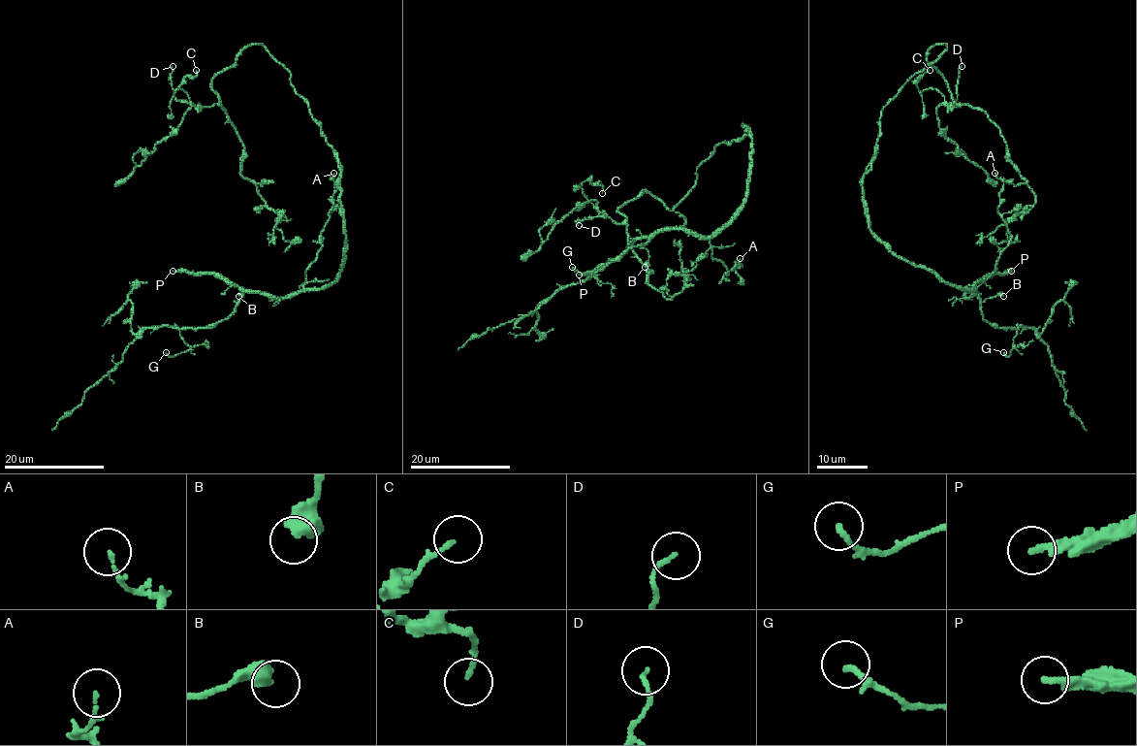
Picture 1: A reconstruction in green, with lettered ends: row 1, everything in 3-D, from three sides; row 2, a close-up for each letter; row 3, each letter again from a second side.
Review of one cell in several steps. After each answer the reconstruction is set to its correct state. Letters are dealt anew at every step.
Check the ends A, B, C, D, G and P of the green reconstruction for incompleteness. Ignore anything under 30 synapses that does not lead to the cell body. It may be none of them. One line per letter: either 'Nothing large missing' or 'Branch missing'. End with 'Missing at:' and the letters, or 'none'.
A: Nothing large missing
B: Nothing large missing
C: Nothing large missing
D: Nothing large missing
G: Nothing large missing
P: Branch missing
Missing at: P

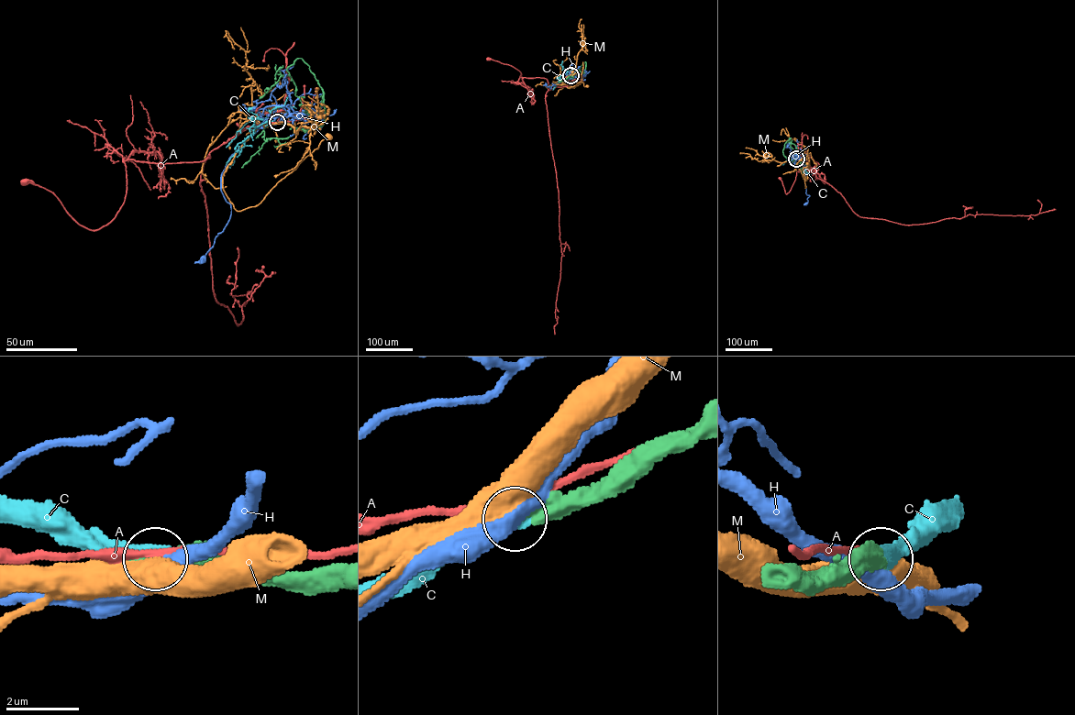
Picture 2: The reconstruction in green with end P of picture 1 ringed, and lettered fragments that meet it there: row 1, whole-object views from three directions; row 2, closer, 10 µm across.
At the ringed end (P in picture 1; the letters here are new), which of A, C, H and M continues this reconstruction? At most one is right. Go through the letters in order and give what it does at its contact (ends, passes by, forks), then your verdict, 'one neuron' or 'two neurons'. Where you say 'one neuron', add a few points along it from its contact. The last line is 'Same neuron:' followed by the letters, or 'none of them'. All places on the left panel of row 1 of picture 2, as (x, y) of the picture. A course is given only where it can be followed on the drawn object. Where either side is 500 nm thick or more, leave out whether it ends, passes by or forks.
A: it passes by; two neurons
C: it ends there; one neuron; it runs (277, 122), (255, 118), (254, 133), (236, 152), (234, 162), (223, 170)
H: two neurons
M: two neurons
Same neuron: C

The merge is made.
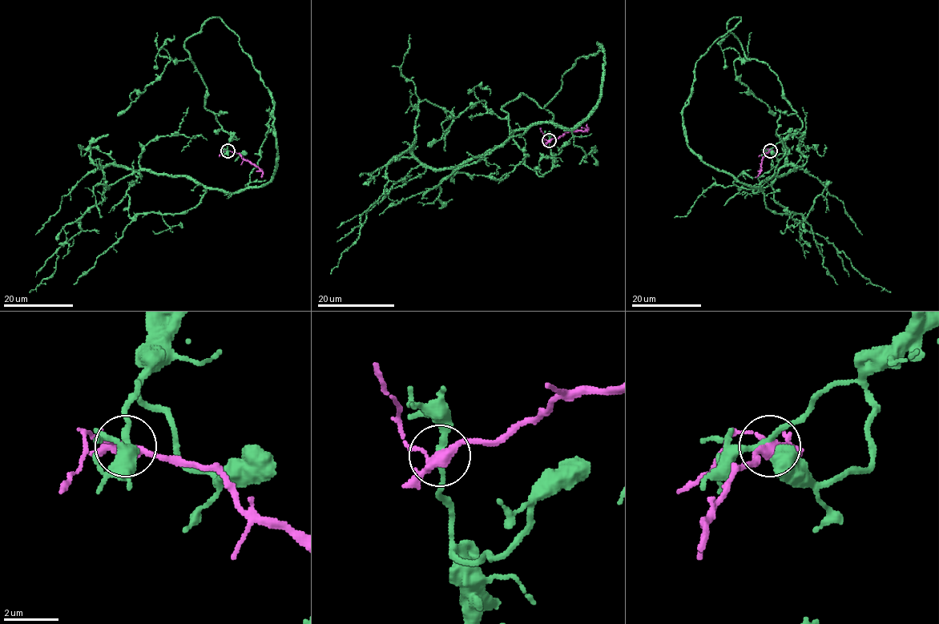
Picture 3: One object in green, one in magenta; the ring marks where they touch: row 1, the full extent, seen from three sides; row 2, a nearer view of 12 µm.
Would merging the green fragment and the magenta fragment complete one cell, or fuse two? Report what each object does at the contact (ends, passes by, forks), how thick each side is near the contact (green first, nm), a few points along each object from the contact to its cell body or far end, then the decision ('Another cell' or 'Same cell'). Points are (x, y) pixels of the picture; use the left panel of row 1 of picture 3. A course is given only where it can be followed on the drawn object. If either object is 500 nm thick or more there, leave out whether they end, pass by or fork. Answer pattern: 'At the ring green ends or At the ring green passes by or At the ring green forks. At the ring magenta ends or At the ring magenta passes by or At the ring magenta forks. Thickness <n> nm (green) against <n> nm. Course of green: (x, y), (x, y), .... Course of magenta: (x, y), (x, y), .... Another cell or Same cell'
At the ring green passes by. At the ring magenta forks. Thickness 190 nm (green) against 320 nm. Course of green: (227, 150), (185, 48), (218, 17), (273, 102), (272, 178), (230, 193), (107, 164), (104, 199), (30, 292). Course of magenta: (227, 150), (235, 151), (247, 159), (260, 171), (261, 178). Another cell

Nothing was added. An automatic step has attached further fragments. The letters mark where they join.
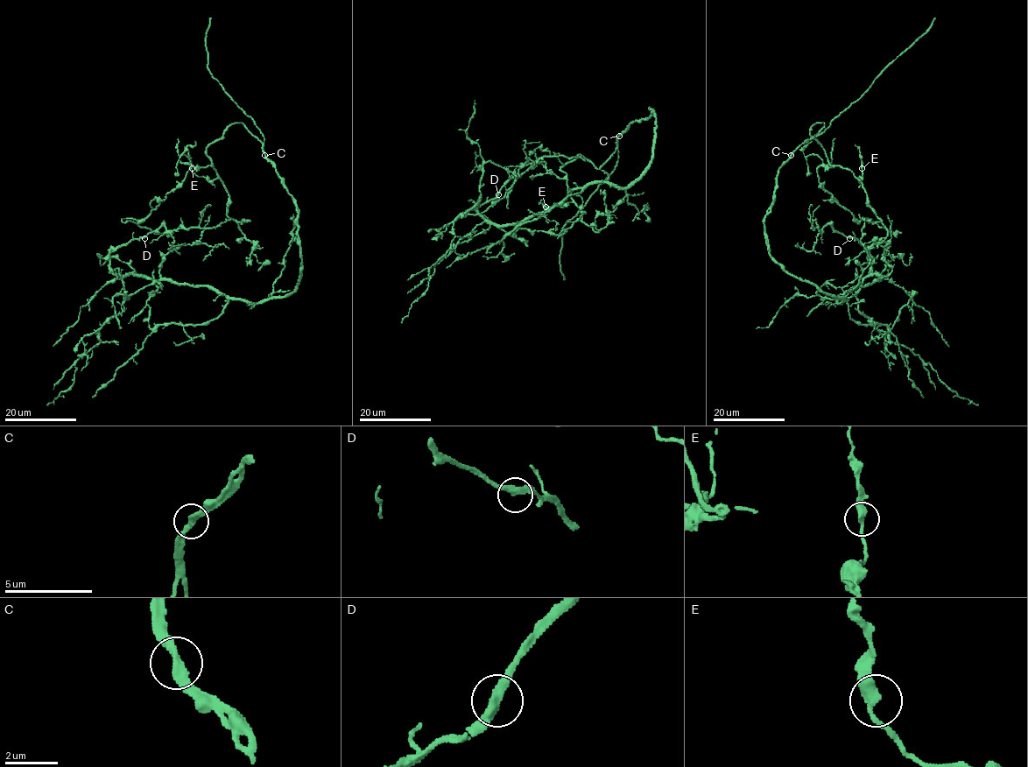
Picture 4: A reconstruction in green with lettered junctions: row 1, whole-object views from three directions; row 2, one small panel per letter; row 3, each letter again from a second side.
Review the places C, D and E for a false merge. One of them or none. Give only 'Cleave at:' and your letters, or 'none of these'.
Cleave at: none of these

